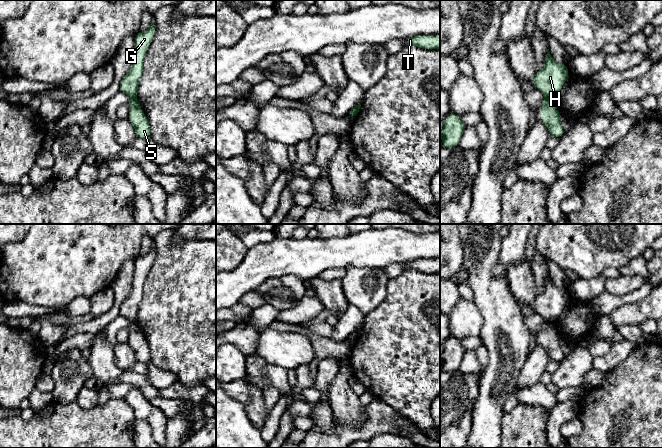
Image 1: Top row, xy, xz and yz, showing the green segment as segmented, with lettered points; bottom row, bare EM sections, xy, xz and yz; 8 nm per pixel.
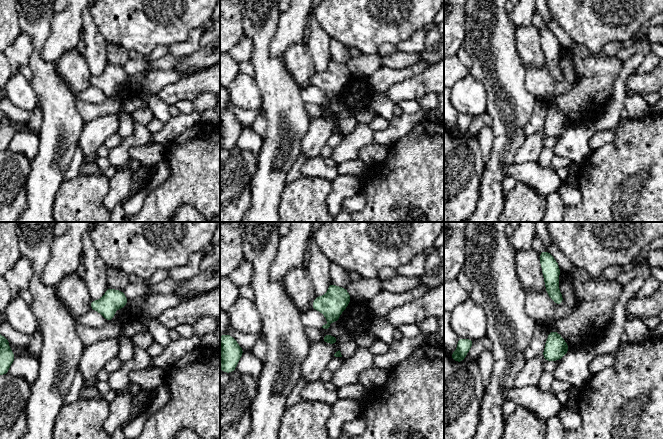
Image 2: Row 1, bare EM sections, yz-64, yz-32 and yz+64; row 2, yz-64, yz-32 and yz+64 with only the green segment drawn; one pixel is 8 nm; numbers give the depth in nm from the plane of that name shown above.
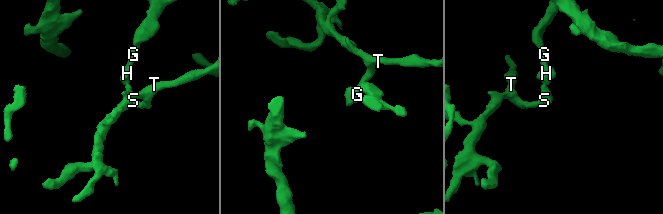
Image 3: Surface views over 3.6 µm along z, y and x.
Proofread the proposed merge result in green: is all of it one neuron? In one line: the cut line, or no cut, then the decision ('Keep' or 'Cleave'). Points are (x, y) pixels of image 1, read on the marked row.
Split along yz (545, 97), (552, 100). Cleave

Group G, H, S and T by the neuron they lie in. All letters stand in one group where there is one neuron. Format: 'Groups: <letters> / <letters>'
Groups: G H / S T

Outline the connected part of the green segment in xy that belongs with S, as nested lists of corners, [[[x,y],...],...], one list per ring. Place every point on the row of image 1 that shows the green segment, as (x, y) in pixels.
[[[135,97],[129,101],[128,106],[130,112],[127,119],[134,126],[137,137],[148,140],[151,137],[151,128],[145,113],[140,109],[140,102]]]

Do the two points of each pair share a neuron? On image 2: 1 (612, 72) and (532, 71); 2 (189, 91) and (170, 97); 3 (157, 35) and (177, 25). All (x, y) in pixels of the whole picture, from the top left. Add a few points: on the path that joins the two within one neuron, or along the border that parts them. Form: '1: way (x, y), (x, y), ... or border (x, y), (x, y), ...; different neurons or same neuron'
1: way (592, 78), (581, 89), (552, 89); same neuron
2: way (184, 91), (175, 92); same neuron
3: way (162, 30), (167, 25), (172, 25); same neuron

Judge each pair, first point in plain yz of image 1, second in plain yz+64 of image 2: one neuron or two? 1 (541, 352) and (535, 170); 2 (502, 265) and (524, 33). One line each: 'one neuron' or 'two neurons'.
1: two neurons
2: two neurons

